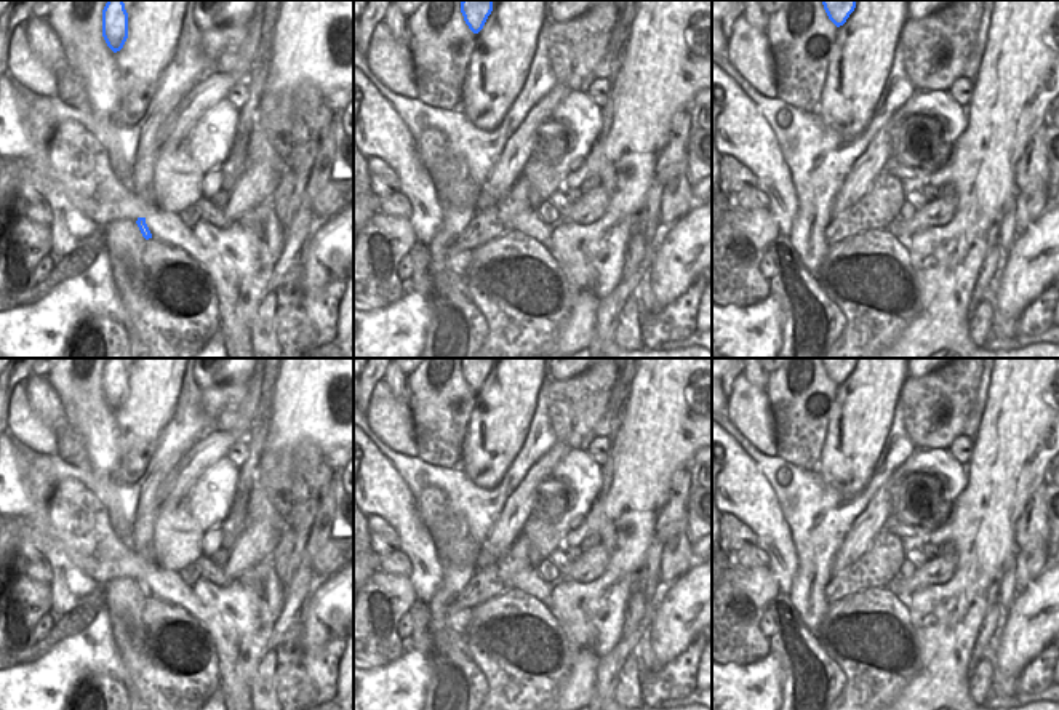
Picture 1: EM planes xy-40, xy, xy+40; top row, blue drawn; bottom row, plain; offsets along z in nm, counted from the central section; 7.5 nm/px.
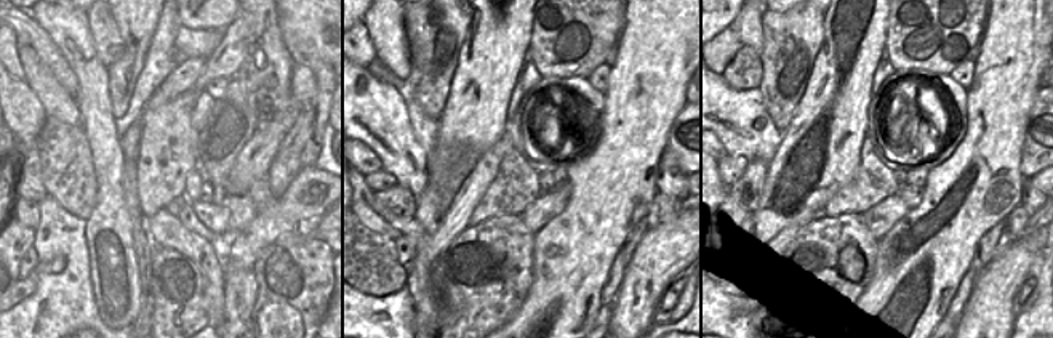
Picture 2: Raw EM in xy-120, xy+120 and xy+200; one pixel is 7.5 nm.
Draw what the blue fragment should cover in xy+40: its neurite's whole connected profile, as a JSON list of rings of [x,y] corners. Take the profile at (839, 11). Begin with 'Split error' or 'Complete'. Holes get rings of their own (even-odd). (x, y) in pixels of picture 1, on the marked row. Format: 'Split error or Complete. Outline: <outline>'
Complete. Outline: [[[822,0],[829,19],[837,26],[843,26],[856,8],[856,0]]]

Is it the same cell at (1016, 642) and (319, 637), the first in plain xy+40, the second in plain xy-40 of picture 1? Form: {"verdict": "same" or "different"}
{"verdict": "same"}

